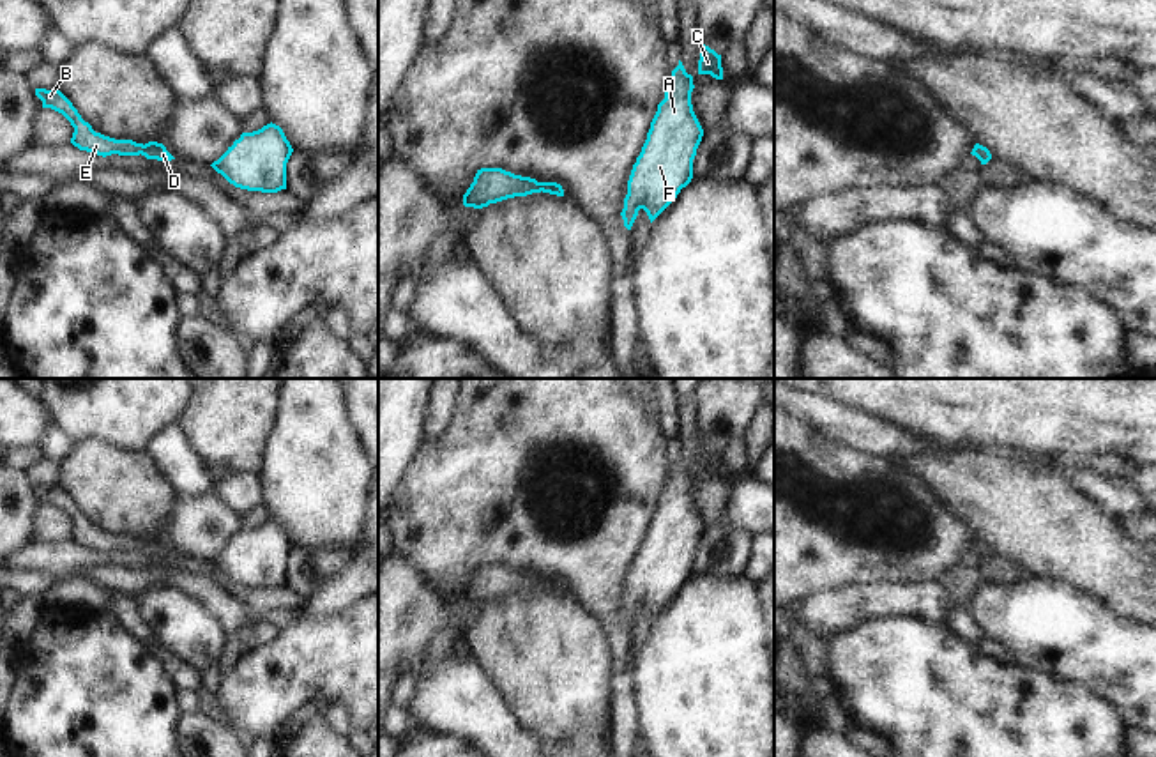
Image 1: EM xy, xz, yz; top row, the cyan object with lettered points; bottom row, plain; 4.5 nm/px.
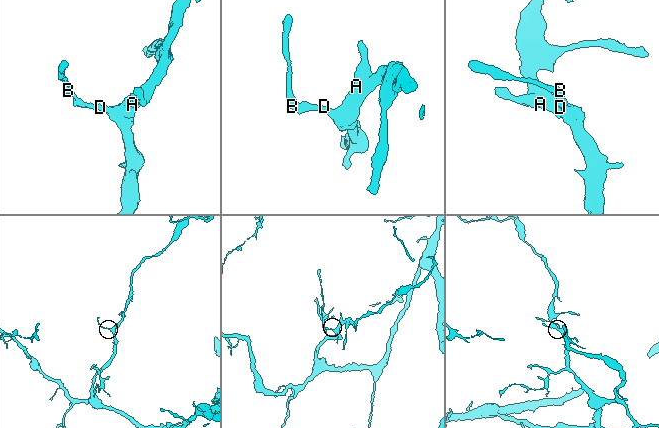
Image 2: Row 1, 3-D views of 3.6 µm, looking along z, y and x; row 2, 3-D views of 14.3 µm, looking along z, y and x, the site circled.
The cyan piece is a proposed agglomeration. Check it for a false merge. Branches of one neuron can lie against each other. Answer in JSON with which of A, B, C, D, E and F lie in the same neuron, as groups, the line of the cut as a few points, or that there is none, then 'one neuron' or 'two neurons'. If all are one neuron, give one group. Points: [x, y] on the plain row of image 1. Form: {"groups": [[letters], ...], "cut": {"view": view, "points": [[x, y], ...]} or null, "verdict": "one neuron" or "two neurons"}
{"groups": [["A", "B", "C", "D", "E", "F"]], "cut": null, "verdict": "one neuron"}

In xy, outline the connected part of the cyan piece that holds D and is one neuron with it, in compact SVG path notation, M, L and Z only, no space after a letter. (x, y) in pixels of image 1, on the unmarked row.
M35 485L35 492L42 497L42 504L51 504L62 509L74 524L71 539L80 547L87 547L97 552L145 552L147 555L157 555L168 559L175 555L163 539L148 538L136 539L133 536L115 536L95 529L88 518L81 515L72 499L58 486Z

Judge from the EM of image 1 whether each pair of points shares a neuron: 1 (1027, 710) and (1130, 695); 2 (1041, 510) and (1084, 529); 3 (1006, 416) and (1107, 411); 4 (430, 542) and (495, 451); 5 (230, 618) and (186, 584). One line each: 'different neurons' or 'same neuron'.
1: different neurons
2: same neuron
3: same neuron
4: same neuron
5: same neuron

